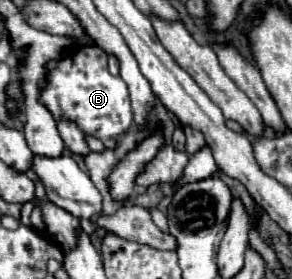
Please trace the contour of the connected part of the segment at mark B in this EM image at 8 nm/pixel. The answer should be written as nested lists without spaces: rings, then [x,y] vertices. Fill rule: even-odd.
[[[92,45],[80,47],[64,59],[48,63],[48,85],[42,91],[40,101],[52,111],[56,121],[76,121],[84,133],[98,137],[106,147],[116,147],[116,139],[132,125],[132,107],[126,83],[120,77],[110,75],[106,59],[108,55]]]

